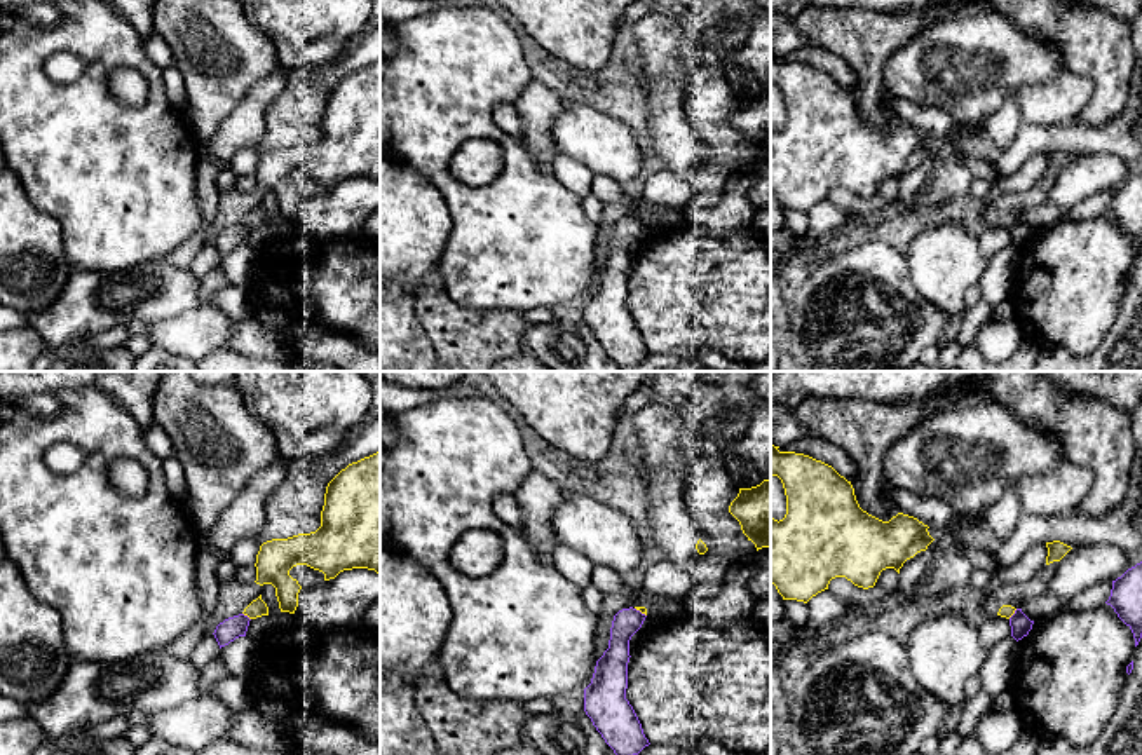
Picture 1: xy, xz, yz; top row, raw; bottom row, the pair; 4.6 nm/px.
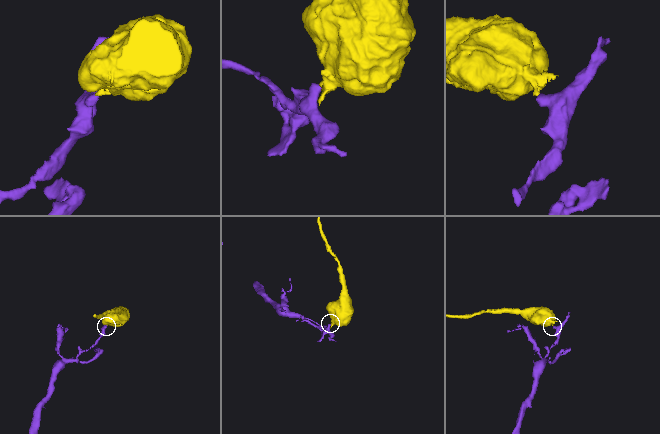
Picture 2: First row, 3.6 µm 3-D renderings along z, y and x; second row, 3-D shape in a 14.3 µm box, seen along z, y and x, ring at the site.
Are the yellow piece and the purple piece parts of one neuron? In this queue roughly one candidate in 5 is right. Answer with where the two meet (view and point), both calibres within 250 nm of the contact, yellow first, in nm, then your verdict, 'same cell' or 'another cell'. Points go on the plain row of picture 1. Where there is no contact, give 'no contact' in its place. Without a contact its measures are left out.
xy (246, 224) | 80/100 nm | another cell

